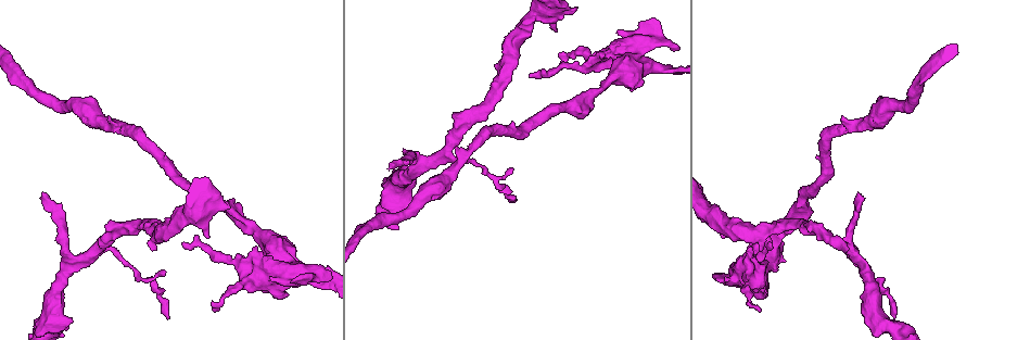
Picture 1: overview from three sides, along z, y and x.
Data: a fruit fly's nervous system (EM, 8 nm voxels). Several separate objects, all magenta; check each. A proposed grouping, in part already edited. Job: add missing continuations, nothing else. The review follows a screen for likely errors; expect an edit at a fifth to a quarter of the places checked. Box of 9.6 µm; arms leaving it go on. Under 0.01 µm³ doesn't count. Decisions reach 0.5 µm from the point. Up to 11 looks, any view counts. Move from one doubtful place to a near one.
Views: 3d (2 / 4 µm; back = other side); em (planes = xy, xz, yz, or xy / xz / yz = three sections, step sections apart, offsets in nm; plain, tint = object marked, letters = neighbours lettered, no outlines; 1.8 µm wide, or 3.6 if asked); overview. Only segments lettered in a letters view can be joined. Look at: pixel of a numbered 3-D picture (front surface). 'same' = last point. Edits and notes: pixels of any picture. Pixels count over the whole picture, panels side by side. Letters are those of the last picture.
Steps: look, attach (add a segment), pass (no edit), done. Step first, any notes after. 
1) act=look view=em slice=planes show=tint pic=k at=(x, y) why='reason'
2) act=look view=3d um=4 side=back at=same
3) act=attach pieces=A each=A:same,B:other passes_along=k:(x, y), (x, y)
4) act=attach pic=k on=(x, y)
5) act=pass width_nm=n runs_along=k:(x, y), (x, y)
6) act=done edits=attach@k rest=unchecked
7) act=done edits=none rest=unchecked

act=look view=em um=3.6 slice=xz step=8 show=tint pic=1 at=(592, 97) why='narrows sharply'

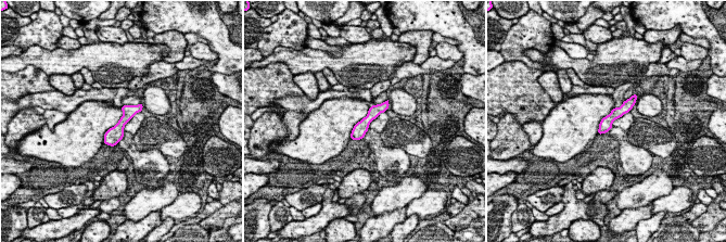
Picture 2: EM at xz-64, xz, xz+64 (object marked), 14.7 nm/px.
act=look view=em um=3.6 slice=planes show=letters at=same

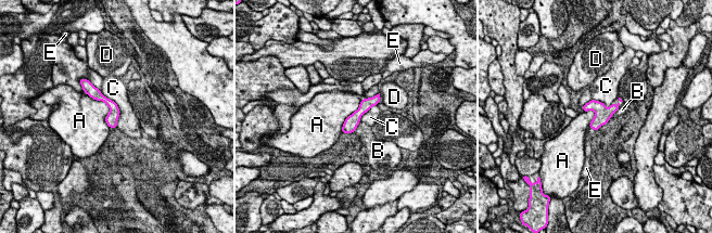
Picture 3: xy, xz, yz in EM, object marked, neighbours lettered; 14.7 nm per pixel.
act=pass longest_contact=A:650nm each=A:other,B:other,C:other,D:other,E:other border=3:(84, 91), (107, 106), (110, 127) found='none of them fits'

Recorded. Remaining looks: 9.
act=look view=em slice=xz step=4 show=tint pic=1 at=(97, 249) why='three-way junction'

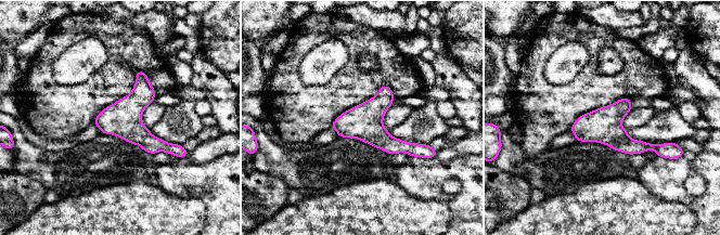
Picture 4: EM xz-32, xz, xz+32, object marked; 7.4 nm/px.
act=look view=em slice=planes show=letters at=same why='cut it another way'

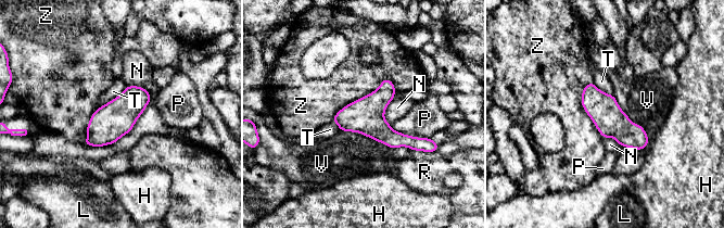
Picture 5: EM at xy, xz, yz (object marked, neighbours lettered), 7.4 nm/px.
act=pass longest_contact=N:650nm each=H:other,L:other,N:other,P:other,R:other,T:other,V:other,Z:other border=5:(394, 83), (384, 78), (331, 121) found='none of them fits'

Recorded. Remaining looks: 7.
act=look view=em slice=planes show=letters pic=1 at=(771, 243) why='thin end'

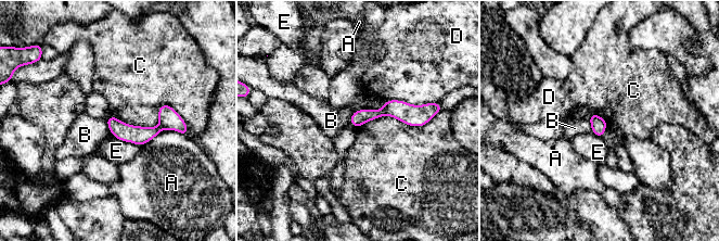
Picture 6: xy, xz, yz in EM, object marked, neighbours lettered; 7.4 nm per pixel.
act=pass each=A:other,B:other,C:other,D:other,E:other runs_along=6:(110, 121), (126, 132), (180, 127) found='no lettered segment goes on from it'

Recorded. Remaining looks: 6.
act=look view=3d um=4 pic=1 at=(760, 308) why='thin end'

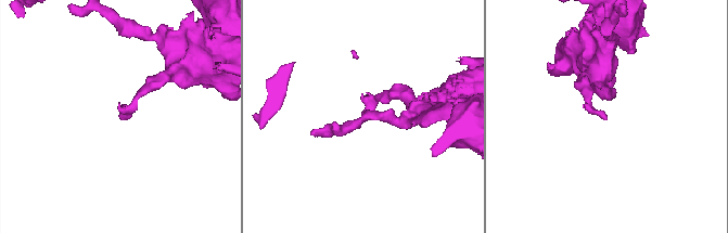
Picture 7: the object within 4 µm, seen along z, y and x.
act=look view=em slice=yz step=4 show=letters pic=7 at=(121, 117) why='shape alone is not enough'

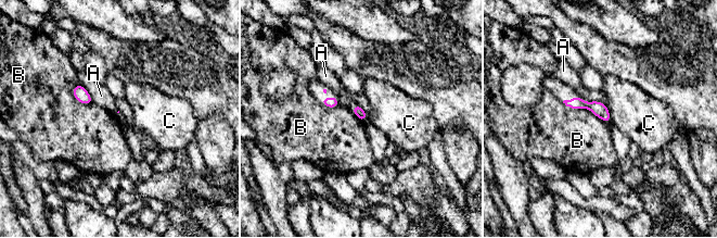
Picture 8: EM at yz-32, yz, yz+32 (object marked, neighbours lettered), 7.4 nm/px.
act=look view=em slice=xz step=4 show=letters at=same why='cut it another way'

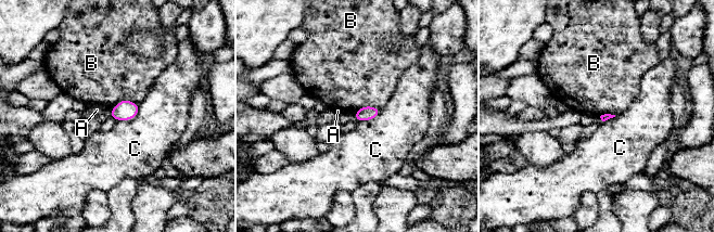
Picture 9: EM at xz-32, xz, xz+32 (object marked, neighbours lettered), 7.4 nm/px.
act=pass each=A:other,B:other,C:other border=9:(138, 103), (120, 100), (112, 108) found='no lettered segment goes on from it'

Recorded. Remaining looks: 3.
act=done edits=none rest=unchecked

